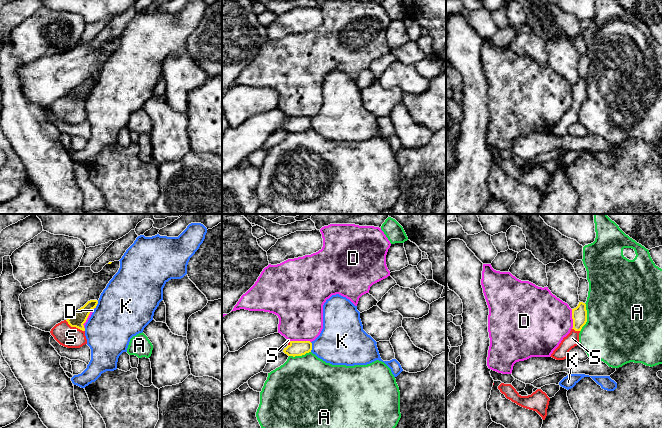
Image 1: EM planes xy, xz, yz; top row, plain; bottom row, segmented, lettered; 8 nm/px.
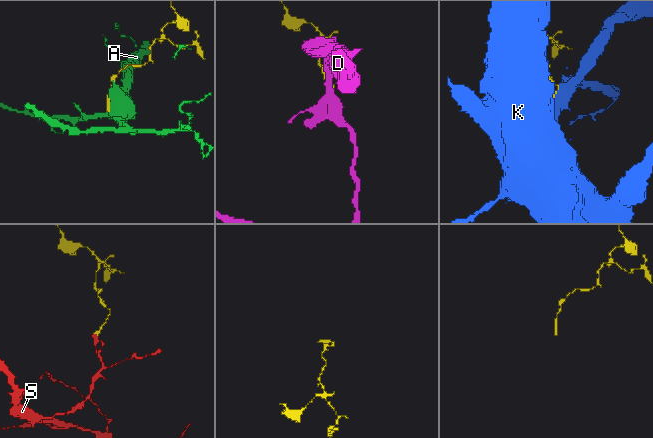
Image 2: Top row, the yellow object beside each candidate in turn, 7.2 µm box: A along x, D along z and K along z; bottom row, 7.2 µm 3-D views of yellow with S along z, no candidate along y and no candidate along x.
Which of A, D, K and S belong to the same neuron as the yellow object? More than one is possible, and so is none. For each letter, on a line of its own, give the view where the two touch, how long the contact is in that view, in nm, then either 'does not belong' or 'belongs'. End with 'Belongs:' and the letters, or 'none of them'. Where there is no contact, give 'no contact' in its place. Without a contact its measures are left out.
A: yz | 240 nm | does not belong
D: xz | 170 nm | does not belong
K: xz | 80 nm | does not belong
S: xy | 180 nm | belongs
Belongs: S

